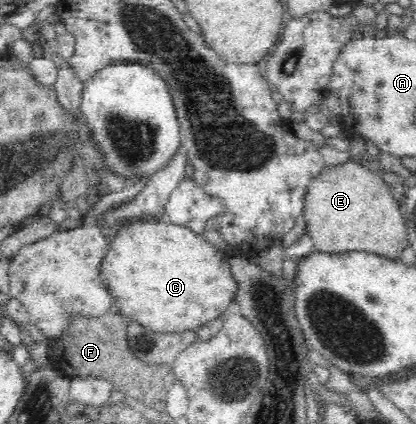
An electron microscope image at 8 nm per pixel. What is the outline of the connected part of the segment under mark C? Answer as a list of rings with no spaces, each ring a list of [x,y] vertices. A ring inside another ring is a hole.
[[[163,217],[153,218],[147,222],[137,222],[134,220],[133,222],[123,224],[123,228],[117,231],[115,239],[110,241],[105,257],[103,257],[101,265],[99,265],[99,275],[101,276],[101,281],[105,283],[109,293],[113,296],[112,303],[115,303],[125,317],[135,323],[140,323],[147,330],[177,333],[189,331],[189,329],[198,329],[201,325],[214,321],[235,308],[234,296],[236,295],[238,282],[233,278],[231,268],[229,268],[229,264],[224,260],[225,256],[213,243],[207,242],[204,235],[189,230],[189,227],[167,222]]]

